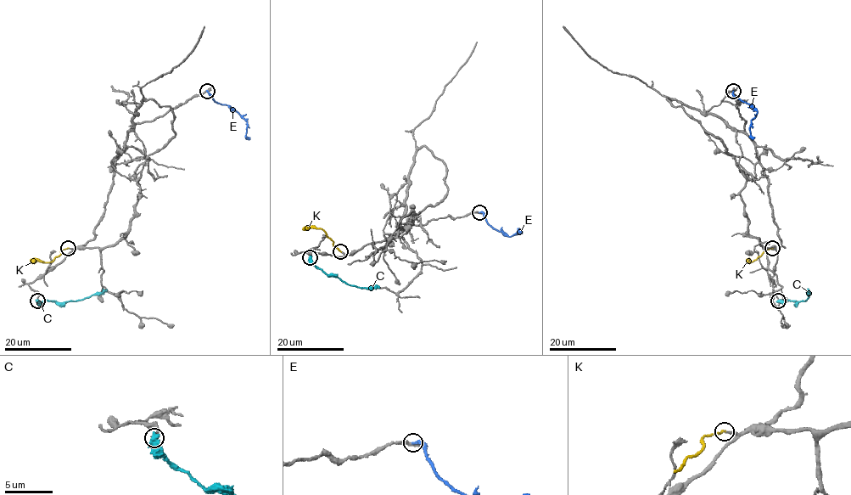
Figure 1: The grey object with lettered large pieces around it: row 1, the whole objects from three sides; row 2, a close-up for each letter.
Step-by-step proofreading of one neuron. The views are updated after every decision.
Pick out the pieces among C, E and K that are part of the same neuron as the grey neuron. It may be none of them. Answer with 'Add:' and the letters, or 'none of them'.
Add: none of them

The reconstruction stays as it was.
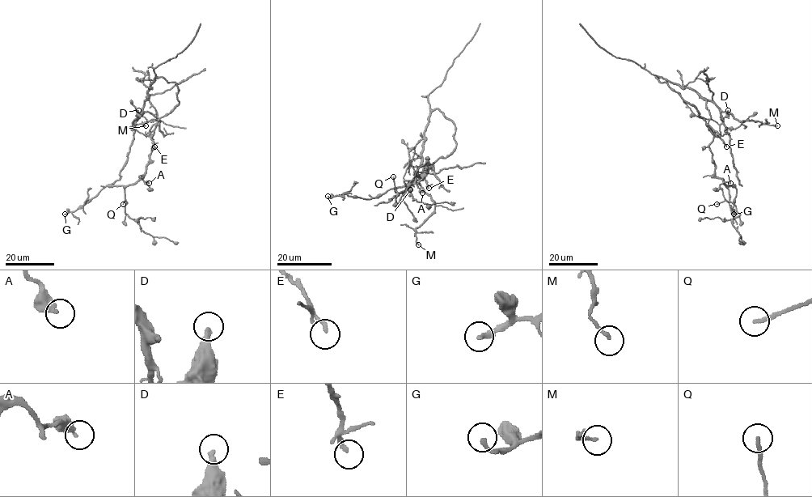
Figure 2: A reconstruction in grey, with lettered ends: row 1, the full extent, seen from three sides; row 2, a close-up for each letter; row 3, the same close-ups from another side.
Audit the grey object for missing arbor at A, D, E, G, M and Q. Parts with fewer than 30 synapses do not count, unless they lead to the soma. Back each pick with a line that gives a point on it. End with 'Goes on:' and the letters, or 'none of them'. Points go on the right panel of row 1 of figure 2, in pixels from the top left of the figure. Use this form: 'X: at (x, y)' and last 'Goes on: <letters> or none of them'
Q: at (716, 204)
Goes on: Q

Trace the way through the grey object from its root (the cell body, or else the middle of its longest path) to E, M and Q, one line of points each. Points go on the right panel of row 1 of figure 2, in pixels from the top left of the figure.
E: (704, 118), (707, 127), (726, 146)
M: (704, 118), (716, 135), (721, 133), (719, 125), (723, 122), (721, 112), (729, 112), (739, 121), (777, 125)
Q: (704, 118), (713, 135), (709, 147), (715, 175), (724, 180), (729, 189), (729, 199), (716, 204)

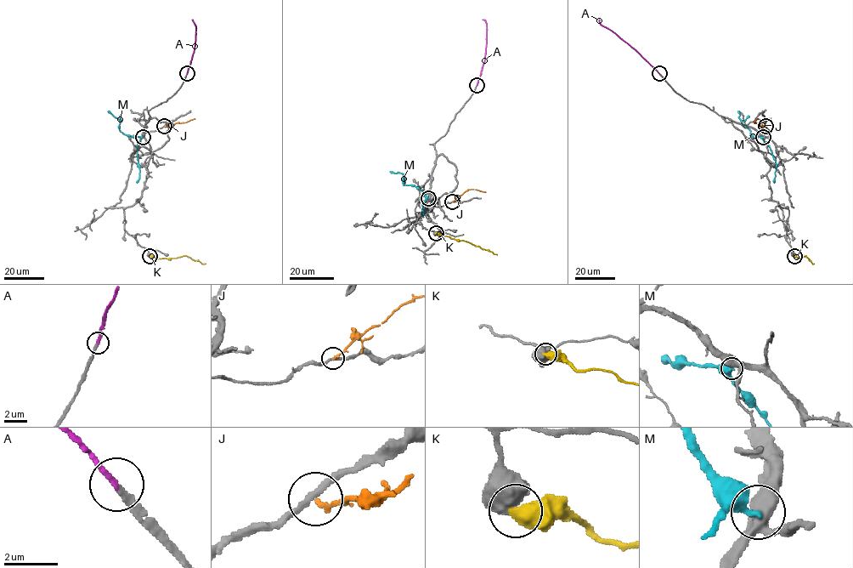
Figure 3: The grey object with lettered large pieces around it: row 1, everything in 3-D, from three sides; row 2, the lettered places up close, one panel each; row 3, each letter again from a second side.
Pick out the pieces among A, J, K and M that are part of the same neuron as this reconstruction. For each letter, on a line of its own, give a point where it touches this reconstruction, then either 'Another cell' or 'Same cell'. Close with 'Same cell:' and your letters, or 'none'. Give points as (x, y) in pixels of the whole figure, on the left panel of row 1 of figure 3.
A: Touches grey at (187, 73). Same cell
J: Touches grey at (164, 126). Another cell
K: Touches grey at (149, 256). Another cell
M: Touches grey at (143, 137). Another cell
Same cell: A

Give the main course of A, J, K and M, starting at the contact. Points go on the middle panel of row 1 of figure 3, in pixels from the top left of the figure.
A: (477, 85), (486, 44), (487, 23), (482, 19)
J: (452, 201), (468, 190), (486, 192)
K: (436, 233), (466, 241), (497, 254)
M: (428, 199), (415, 186), (403, 184), (403, 175), (390, 171)

